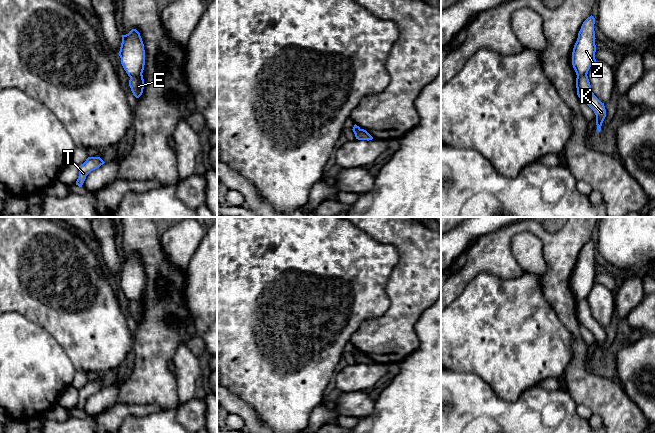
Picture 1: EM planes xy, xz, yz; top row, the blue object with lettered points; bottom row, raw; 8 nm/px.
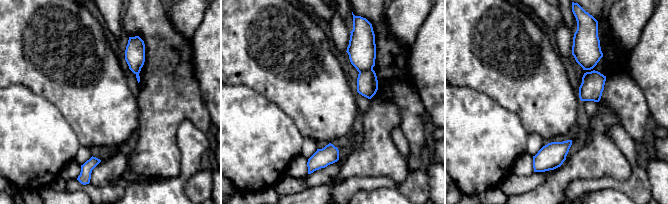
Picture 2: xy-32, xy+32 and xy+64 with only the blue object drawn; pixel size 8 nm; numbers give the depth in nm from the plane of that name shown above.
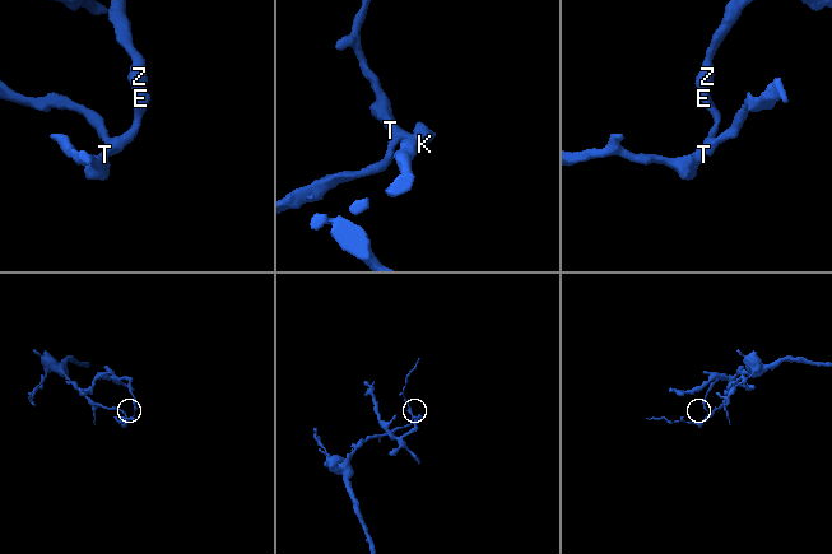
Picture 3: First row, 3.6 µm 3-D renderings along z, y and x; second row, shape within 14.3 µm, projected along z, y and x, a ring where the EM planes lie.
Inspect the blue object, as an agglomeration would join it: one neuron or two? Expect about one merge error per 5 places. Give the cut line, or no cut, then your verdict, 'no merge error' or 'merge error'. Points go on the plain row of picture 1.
xy (141, 297), (130, 301) | merge error

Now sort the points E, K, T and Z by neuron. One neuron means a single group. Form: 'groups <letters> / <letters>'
groups E K T / Z

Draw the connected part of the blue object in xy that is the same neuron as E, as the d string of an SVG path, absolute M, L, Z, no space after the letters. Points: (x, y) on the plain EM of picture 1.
M141 298L139 300L130 301L129 310L131 312L133 319L136 322L139 322L142 319L144 313L143 299Z

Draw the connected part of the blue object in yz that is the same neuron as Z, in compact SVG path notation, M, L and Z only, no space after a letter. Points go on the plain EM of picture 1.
M591 239L582 248L578 257L577 265L574 269L572 276L572 289L577 300L587 299L588 295L593 287L596 286L595 276L595 255L594 255L595 242Z

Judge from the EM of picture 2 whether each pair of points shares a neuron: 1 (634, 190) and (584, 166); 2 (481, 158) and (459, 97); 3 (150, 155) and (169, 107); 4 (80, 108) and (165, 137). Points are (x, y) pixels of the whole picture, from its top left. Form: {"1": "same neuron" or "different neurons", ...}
{"1": "different neurons", "2": "same neuron", "3": "same neuron", "4": "different neurons"}

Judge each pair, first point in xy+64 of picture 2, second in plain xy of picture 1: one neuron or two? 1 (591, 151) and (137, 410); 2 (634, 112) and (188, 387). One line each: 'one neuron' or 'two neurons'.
1: two neurons
2: one neuron

